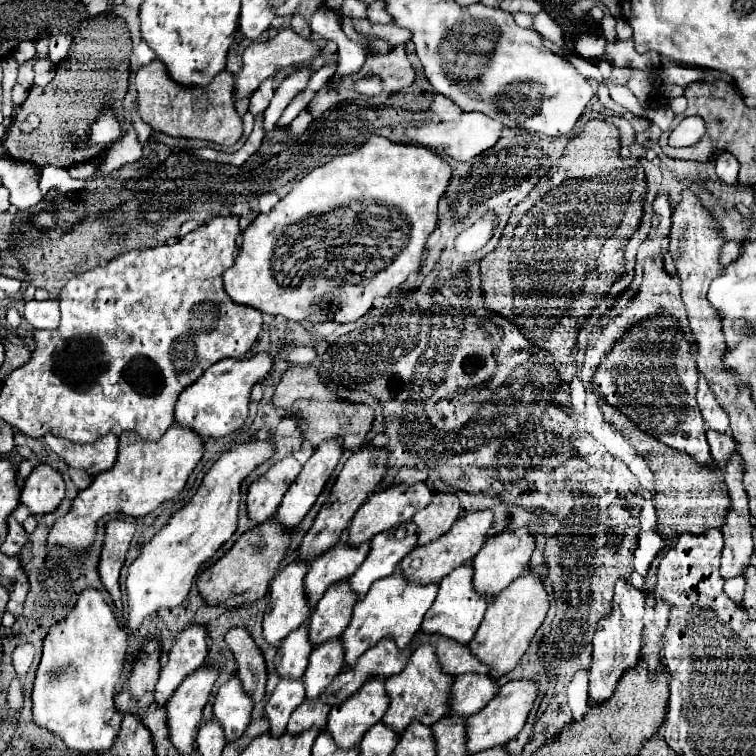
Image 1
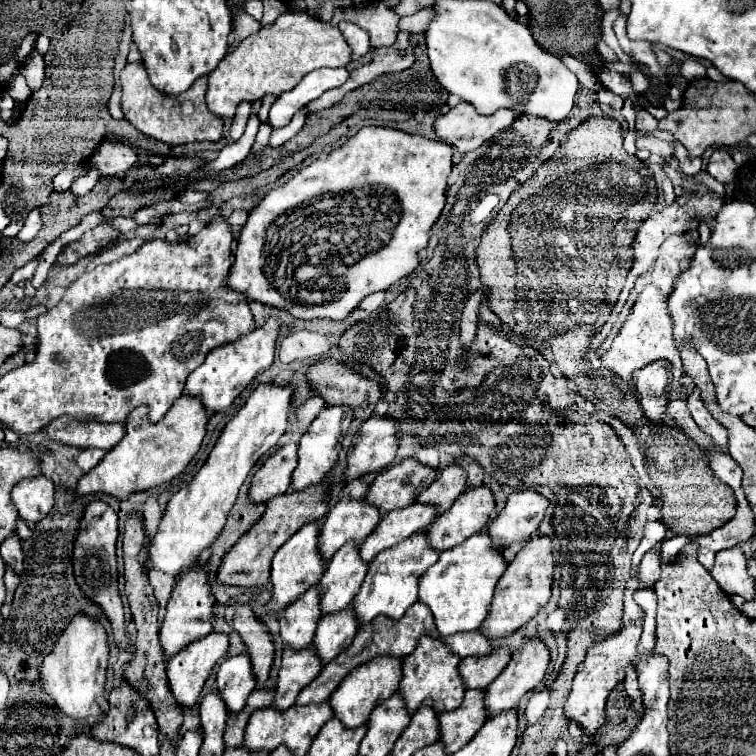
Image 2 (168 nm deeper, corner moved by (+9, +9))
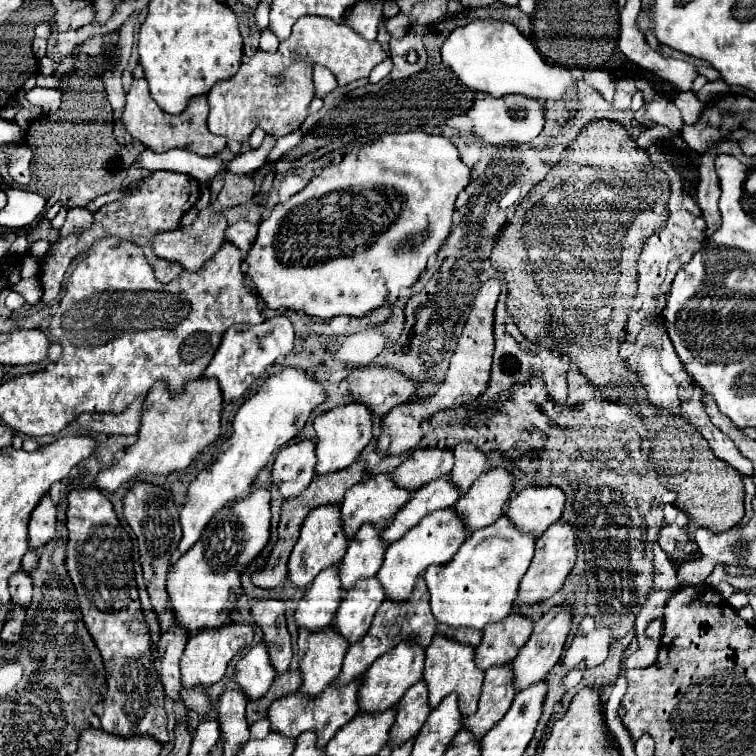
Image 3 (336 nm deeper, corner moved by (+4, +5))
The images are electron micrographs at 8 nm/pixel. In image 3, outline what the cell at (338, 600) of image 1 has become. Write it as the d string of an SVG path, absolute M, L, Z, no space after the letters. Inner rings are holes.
M363 524L363 528L359 528L359 532L347 548L347 554L339 564L341 588L347 592L359 580L373 578L381 568L383 556L385 548L379 540L379 532L371 524Z

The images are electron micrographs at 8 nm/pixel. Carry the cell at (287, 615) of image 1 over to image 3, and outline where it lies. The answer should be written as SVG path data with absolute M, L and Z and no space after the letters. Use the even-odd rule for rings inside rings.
M319 506L319 508L315 508L313 512L309 512L307 520L301 526L301 536L299 536L291 556L289 556L287 578L293 582L293 586L307 588L321 570L339 564L339 560L345 556L347 544L349 544L349 540L343 532L341 520L339 520L339 506Z

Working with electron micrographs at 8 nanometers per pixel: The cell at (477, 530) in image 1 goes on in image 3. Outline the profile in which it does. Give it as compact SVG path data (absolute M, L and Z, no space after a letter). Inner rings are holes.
M491 468L483 472L469 492L455 504L455 512L463 520L467 534L493 524L503 514L503 506L511 490L513 478L505 468Z

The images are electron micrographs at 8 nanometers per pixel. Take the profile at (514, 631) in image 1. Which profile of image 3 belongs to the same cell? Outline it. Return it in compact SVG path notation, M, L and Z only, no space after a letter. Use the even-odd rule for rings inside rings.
M555 522L555 524L551 524L551 528L547 532L543 532L537 538L535 556L533 556L531 566L529 566L529 570L525 572L525 576L519 584L515 610L531 608L533 604L539 604L539 602L551 598L557 590L561 590L561 586L563 586L567 574L571 572L573 564L575 564L575 532L569 524Z

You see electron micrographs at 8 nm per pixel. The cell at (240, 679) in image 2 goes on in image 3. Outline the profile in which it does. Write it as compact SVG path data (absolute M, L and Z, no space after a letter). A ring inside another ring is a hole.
M265 644L253 646L235 666L233 680L239 684L239 690L247 700L257 700L263 696L275 678L275 670L269 662Z

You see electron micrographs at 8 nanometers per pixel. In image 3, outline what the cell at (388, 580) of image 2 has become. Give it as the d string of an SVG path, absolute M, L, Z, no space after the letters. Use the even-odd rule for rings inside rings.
M445 508L437 510L429 516L425 516L415 528L411 528L401 540L393 542L383 558L383 566L377 572L377 578L385 590L385 598L391 598L399 604L407 602L411 598L411 592L415 590L415 582L423 572L433 564L445 564L453 558L453 554L459 550L459 546L465 542L467 532L463 528L463 522L457 518L455 510Z

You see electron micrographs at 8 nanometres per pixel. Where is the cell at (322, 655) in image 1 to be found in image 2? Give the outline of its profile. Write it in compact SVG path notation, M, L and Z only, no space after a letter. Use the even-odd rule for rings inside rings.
M352 606L342 612L324 614L318 622L318 630L314 636L314 648L318 650L324 664L334 660L344 648L350 646L358 632L358 618Z

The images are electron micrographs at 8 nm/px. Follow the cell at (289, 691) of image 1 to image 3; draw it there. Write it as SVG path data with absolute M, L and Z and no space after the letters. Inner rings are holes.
M331 626L319 632L299 628L297 648L301 674L299 690L307 696L317 696L335 682L335 676L339 676L339 666L349 644Z

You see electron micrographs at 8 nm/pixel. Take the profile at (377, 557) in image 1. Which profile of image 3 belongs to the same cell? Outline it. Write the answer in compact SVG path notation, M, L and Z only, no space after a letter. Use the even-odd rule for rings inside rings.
M449 476L429 482L427 486L417 490L415 496L411 496L411 500L395 514L393 522L379 532L383 544L385 546L393 544L395 540L403 538L409 532L409 528L419 524L419 520L423 520L423 516L427 516L435 510L451 508L457 500L459 500L459 492L451 484Z

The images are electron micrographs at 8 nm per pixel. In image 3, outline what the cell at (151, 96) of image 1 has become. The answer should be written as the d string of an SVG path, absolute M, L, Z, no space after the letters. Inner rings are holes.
M135 78L131 90L127 92L127 104L123 110L123 124L131 132L131 136L139 142L143 142L147 148L153 152L167 152L173 148L183 148L183 150L193 150L201 156L213 156L215 152L221 152L227 146L225 136L215 136L207 128L207 98L197 96L191 98L187 108L181 114L167 114L163 112L157 102L149 94L149 84L145 78Z

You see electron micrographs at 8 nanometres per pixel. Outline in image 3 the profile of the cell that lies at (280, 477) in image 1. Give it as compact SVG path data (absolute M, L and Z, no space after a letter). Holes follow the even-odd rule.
M301 440L283 448L273 464L271 480L283 498L299 496L315 476L315 442Z

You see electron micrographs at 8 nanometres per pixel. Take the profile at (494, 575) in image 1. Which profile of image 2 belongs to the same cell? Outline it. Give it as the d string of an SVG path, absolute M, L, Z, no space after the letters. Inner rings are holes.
M534 490L512 492L506 500L504 510L488 526L490 538L502 548L510 546L512 542L530 540L530 536L538 530L548 504L548 498Z

